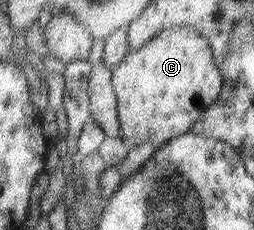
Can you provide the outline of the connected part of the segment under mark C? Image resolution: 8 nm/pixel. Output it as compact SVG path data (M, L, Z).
M178 25L161 31L152 41L131 52L113 69L113 86L118 98L122 139L131 147L153 141L158 148L171 139L192 131L205 111L221 97L225 77L218 69L213 47L195 27Z

